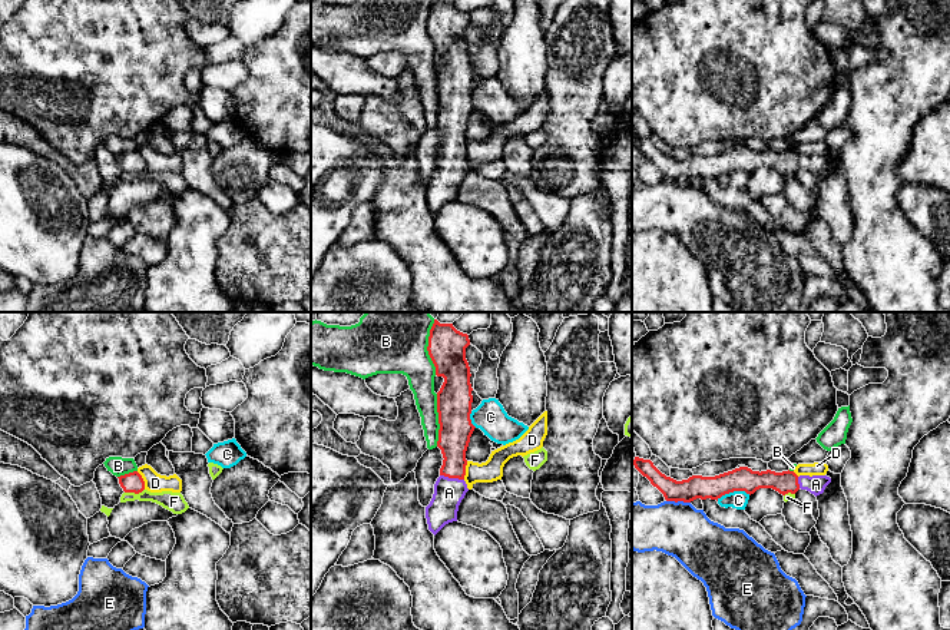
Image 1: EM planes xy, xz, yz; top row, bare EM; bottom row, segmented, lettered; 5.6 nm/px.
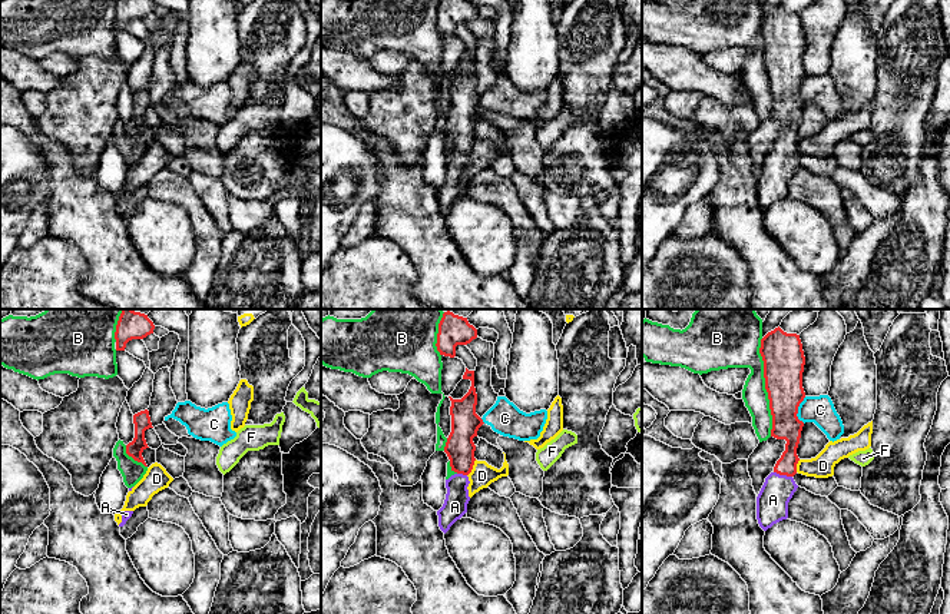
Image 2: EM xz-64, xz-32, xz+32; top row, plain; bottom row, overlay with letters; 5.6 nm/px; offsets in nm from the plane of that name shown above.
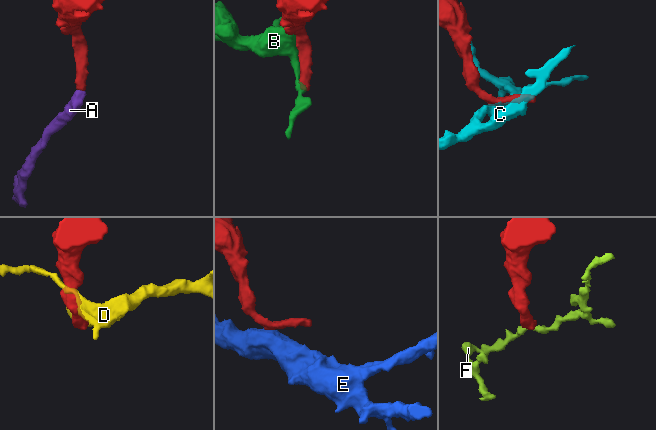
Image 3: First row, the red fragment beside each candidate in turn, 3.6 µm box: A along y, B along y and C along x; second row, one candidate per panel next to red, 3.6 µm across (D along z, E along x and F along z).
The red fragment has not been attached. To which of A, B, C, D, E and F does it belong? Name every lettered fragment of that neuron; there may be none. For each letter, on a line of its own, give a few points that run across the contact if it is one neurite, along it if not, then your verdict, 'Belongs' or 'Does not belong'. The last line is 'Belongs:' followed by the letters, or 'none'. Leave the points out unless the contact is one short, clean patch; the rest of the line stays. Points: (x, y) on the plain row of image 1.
A: Line: xz (454, 112), (452, 156), (449, 172). Belongs
B: Does not belong
C: Line: yz (750, 173), (730, 171), (717, 179). Does not belong
D: Line: xy (136, 151), (145, 168). Does not belong
E: Does not belong
F: Line: xy (144, 168), (138, 172), (125, 172). Does not belong
Belongs: A

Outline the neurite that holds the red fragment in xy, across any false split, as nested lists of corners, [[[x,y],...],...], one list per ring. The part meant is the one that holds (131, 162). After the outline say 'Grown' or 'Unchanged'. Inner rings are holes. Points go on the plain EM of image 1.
[[[138,150],[117,156],[125,172],[139,173],[145,169],[145,160]]]. Unchanged

